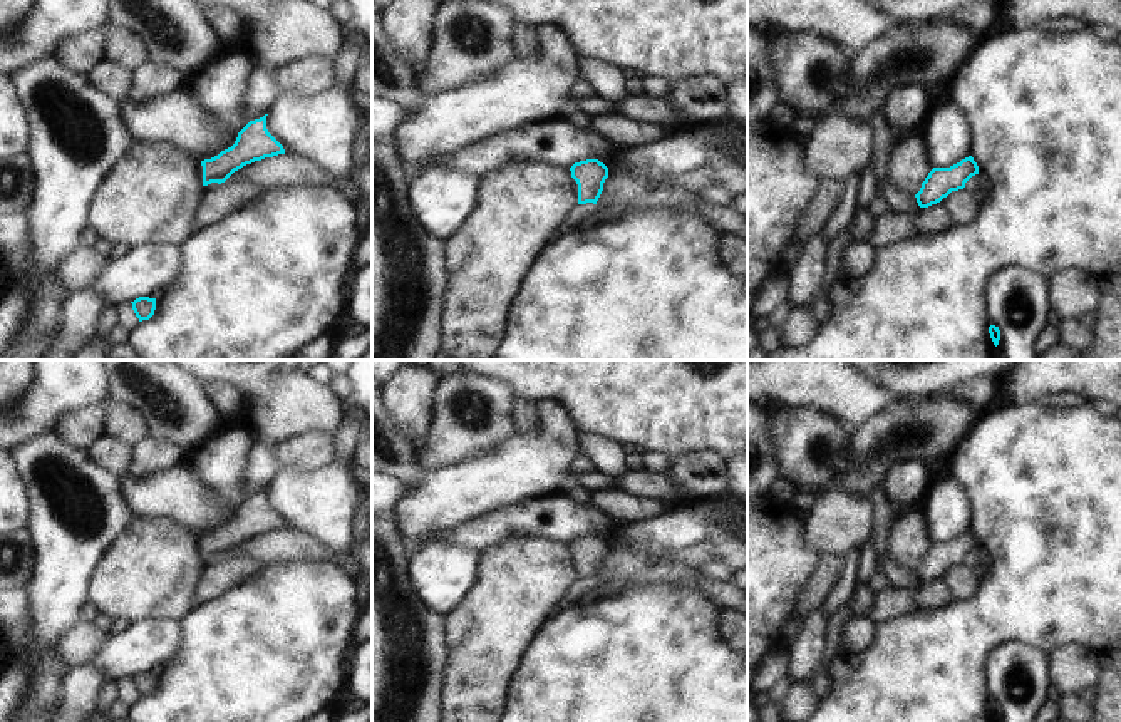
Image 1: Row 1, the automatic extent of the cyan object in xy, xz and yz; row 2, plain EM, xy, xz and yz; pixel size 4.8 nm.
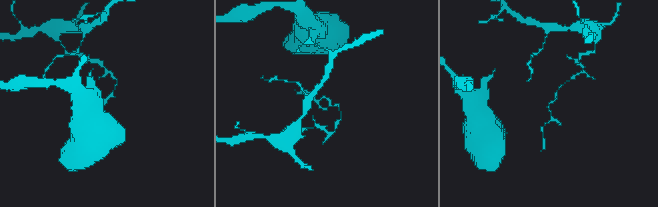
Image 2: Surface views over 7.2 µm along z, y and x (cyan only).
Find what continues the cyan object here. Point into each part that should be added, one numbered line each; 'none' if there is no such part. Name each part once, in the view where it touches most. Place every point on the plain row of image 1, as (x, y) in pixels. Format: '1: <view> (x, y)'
none.

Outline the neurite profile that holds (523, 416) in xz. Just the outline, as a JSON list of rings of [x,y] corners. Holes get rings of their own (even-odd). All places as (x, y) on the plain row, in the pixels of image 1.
[[[514,400],[511,409],[511,422],[516,434],[530,436],[533,432],[536,436],[540,432],[536,427],[535,404],[530,400]]]

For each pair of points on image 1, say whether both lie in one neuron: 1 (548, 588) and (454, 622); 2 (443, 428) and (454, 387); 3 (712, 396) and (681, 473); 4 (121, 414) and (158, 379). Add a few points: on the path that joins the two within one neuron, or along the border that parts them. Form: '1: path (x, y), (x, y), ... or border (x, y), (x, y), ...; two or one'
1: path (525, 588), (488, 622), (478, 622); one
2: path (449, 417), (451, 397); one
3: border (669, 458), (714, 453), (724, 461); two
4: border (109, 399), (126, 404), (143, 421), (148, 436); two

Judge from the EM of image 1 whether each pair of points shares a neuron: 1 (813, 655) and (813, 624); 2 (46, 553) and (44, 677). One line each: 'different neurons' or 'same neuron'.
1: same neuron
2: same neuron

